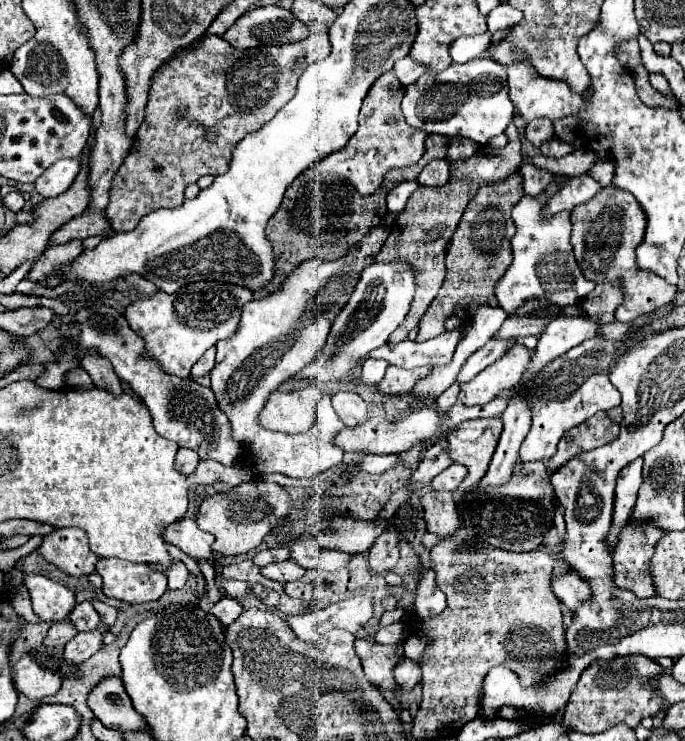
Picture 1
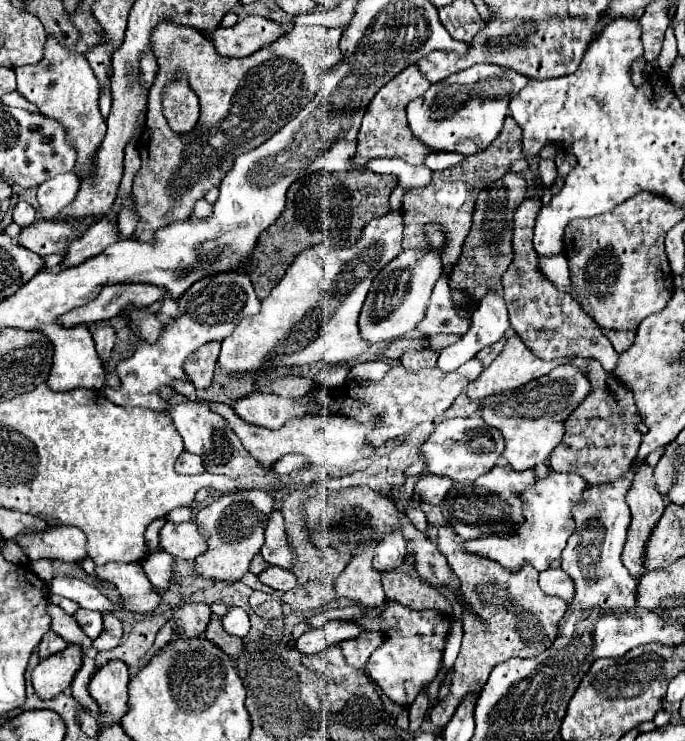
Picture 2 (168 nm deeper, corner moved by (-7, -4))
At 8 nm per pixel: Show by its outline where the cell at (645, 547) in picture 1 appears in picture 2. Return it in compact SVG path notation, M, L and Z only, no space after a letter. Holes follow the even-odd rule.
M636 461L636 475L632 479L632 485L630 485L628 493L626 493L626 503L632 511L632 523L628 527L628 537L626 537L626 545L624 545L624 551L622 551L622 561L624 561L624 567L630 571L630 575L640 579L642 577L646 539L650 537L654 525L658 523L658 517L664 511L664 499L654 485L654 469L646 461Z

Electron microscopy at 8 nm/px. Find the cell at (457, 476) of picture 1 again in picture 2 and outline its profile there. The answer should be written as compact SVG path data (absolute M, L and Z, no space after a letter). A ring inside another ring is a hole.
M424 475L416 481L414 493L418 493L420 503L428 505L440 505L446 497L448 489L452 487L452 481L448 477L436 477L436 475Z

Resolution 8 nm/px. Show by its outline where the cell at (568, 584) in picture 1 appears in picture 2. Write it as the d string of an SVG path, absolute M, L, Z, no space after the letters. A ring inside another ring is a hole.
M546 569L540 573L540 589L546 595L558 595L566 603L574 597L574 581L562 569Z

